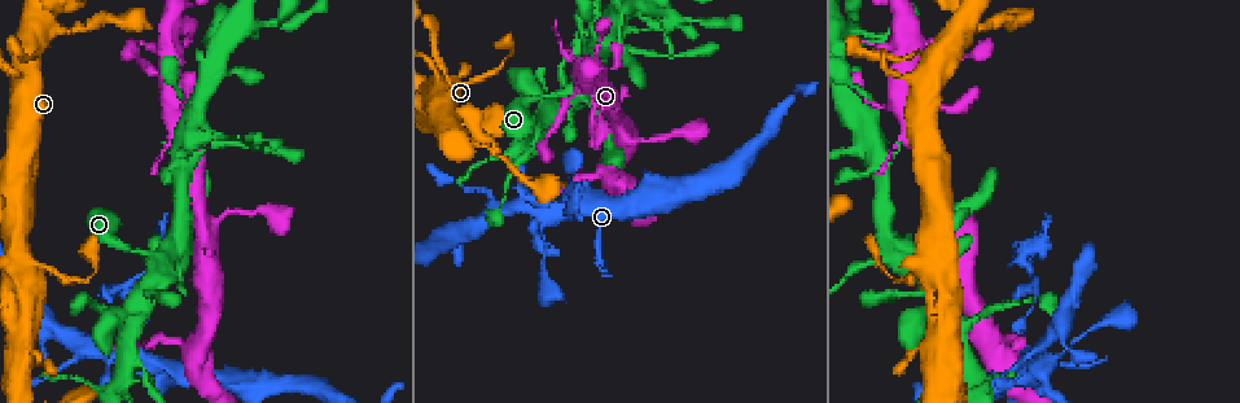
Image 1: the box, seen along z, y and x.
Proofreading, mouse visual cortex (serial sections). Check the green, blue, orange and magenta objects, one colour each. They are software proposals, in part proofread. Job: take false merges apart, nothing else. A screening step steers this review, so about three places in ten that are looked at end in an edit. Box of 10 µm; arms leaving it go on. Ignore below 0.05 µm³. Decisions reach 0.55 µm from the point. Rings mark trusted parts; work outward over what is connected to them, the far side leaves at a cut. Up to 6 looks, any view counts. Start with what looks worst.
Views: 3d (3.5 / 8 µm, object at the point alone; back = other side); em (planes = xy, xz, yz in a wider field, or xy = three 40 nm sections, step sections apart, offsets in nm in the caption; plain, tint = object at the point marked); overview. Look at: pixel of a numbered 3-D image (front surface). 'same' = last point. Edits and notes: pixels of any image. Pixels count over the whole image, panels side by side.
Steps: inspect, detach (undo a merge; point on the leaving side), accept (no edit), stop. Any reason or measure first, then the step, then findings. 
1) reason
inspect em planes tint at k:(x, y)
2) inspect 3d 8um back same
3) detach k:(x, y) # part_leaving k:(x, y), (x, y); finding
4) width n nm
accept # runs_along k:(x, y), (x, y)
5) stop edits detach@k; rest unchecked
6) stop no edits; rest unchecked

sudden change in width
inspect 3d 3.5um at 1:(33, 264)

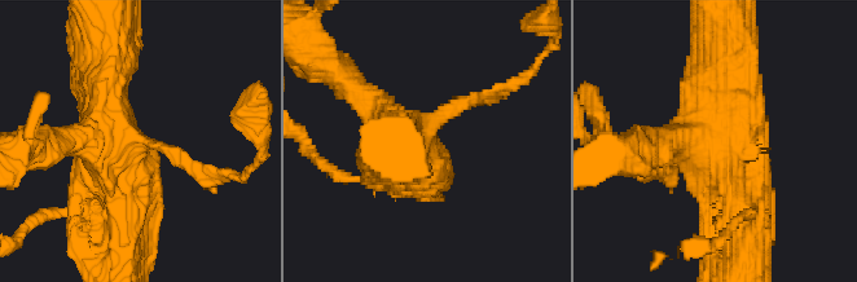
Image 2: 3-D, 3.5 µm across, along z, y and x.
inspect em xy step 5 tint at 2:(136, 142)

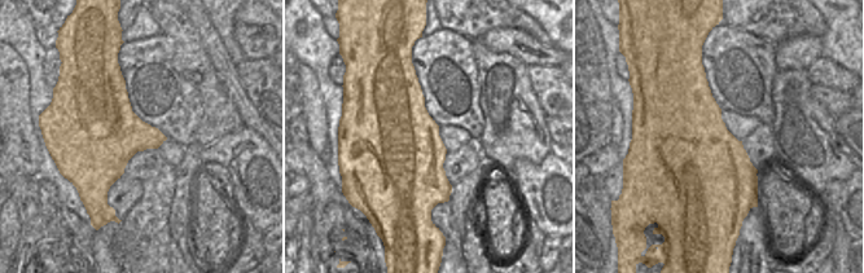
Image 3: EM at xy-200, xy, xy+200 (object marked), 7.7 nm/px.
accept # runs_along 2:(728, 108), (741, 267); all the same cell

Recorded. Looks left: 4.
calibre changes
inspect 3d 3.5um at 1:(1023, 331)

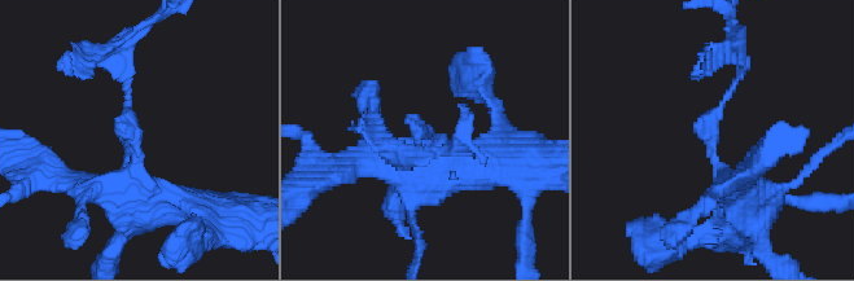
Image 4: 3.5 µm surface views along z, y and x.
arm_widths 100, 450 nm; now the EM
inspect em planes tint at 4:(136, 134)

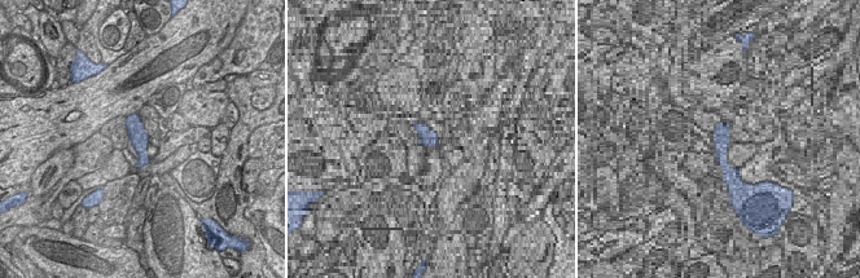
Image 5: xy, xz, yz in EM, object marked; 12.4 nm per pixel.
detach 4:(115, 62) # part_leaving 4:(127, 102), (127, 39), (143, 27); two cells meet here

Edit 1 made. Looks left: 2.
stop edits detach@4; rest unchecked

